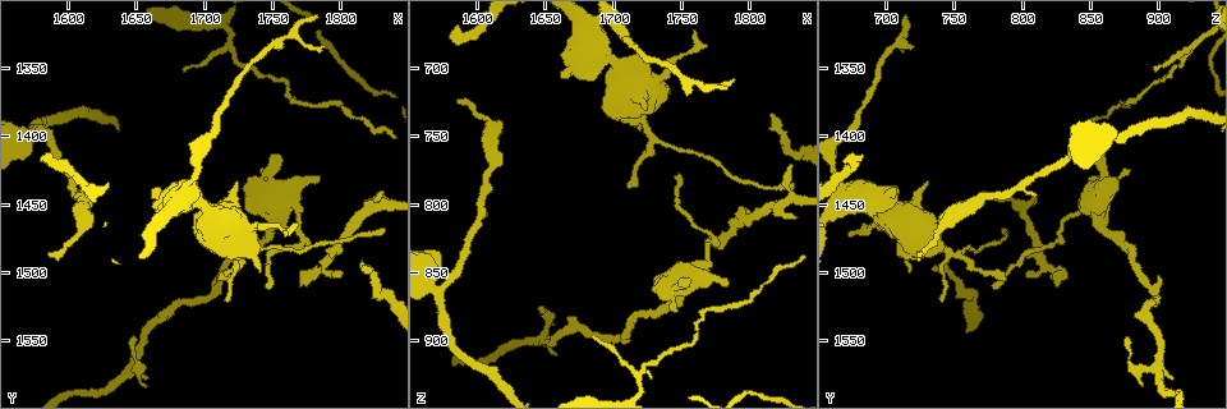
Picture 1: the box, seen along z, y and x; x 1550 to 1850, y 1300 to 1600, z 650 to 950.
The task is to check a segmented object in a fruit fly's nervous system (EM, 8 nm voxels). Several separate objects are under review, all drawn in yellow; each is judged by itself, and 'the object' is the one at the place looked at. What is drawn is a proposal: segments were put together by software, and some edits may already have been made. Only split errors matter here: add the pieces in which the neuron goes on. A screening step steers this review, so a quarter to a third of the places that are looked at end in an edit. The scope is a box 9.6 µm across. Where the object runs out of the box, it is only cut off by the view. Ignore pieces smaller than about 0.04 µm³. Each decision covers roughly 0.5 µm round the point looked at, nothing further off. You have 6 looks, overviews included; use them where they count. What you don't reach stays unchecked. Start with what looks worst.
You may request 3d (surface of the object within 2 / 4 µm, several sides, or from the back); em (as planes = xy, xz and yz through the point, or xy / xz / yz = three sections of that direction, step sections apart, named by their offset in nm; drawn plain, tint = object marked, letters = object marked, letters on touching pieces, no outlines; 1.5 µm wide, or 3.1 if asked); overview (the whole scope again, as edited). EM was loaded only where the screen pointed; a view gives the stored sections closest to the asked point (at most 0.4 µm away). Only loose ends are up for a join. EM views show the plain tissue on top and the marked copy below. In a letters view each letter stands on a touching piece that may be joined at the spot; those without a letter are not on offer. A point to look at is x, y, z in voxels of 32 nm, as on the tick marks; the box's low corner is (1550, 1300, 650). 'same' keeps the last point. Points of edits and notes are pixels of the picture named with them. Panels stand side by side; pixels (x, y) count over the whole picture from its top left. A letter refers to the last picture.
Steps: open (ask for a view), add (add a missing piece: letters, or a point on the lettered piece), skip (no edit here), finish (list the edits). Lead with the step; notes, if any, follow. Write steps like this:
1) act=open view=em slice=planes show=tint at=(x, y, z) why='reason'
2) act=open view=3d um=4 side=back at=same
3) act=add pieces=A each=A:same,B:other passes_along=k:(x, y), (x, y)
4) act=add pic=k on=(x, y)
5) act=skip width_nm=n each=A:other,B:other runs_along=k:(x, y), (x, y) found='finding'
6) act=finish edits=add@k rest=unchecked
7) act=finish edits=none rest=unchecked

act=open view=3d um=4 at=(1836, 1446, 810) why='branch stops here'

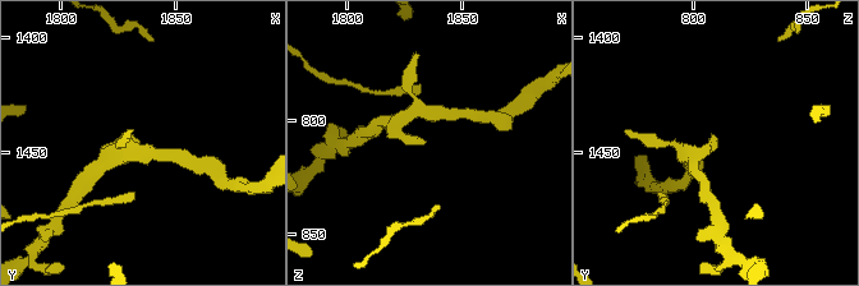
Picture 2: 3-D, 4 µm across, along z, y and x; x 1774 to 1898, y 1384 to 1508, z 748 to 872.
act=open view=em slice=xz step=4 show=tint at=(1834, 1445, 810) why='need the tissue'

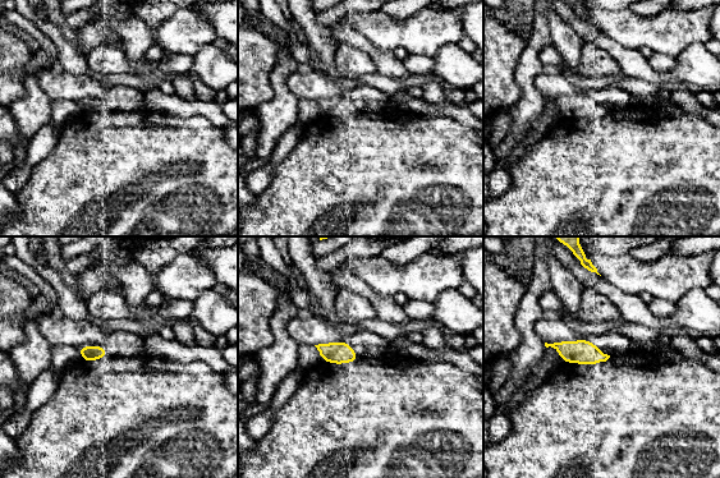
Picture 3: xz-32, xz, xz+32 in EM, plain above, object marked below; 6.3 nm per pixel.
act=open view=em slice=planes show=letters at=same why='another direction'

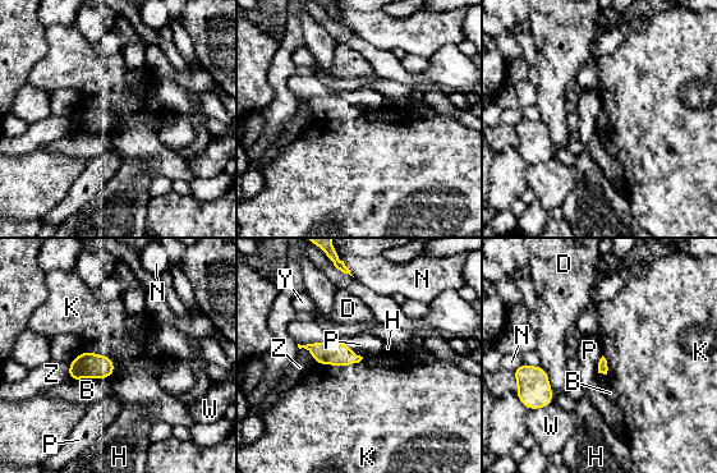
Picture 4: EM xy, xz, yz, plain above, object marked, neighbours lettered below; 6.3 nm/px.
act=skip longest_contact=K:300nm each=B:other,D:other,H:other,K:other,N:other,P:other,W:other,Y:other,Z:other border=4:(363, 358), (348, 364), (317, 364) found='none of them fits'

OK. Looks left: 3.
act=open view=em slice=xy step=8 show=letters at=(1768, 1510, 826) why='free end'

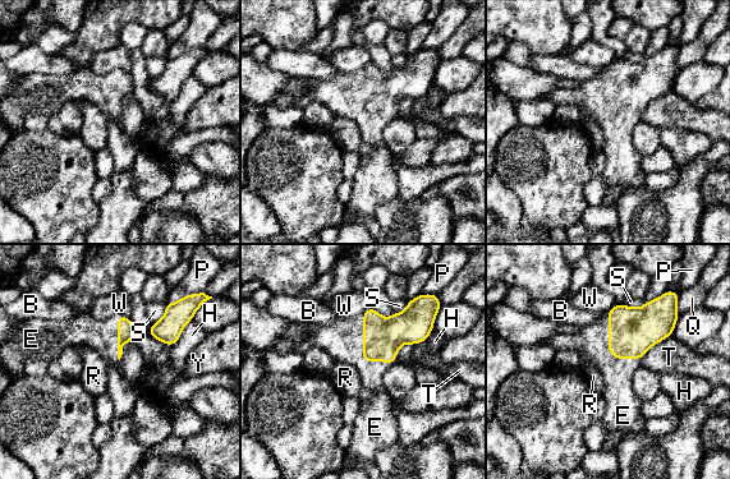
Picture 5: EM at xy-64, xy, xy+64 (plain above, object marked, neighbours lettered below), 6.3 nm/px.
act=open view=em slice=planes show=letters at=same

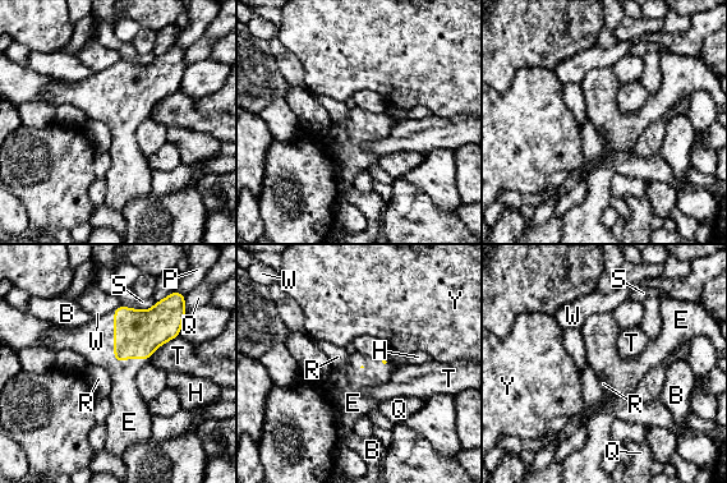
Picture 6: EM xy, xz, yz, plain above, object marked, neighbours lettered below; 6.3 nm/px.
act=add pieces=E each=B:other,E:same,H:other,P:other,Q:other,R:other,S:other,T:other,W:other,Y:other passes_along=6:(137, 334), (127, 358), (124, 396) found='the neuron continues'

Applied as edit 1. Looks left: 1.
act=finish edits=add@6 rest=unchecked

